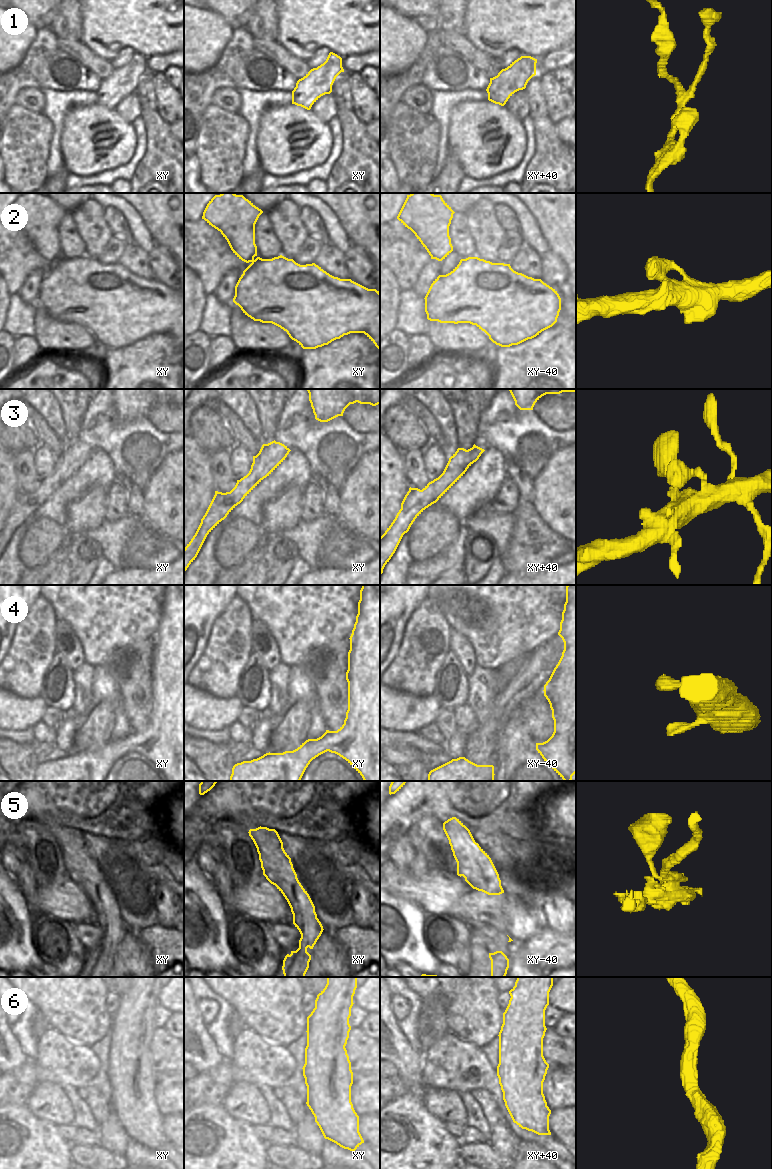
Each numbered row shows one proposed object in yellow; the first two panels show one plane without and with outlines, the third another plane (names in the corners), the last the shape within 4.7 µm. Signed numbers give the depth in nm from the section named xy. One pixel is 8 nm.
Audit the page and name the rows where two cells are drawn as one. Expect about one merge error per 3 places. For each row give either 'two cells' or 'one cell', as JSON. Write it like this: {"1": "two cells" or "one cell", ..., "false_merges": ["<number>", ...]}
{"1": "one cell", "2": "one cell", "3": "one cell", "4": "one cell", "5": "two cells", "6": "one cell", "false_merges": ["5"]}

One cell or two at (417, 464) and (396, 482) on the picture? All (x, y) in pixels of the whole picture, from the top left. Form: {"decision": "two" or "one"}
{"decision": "two"}

